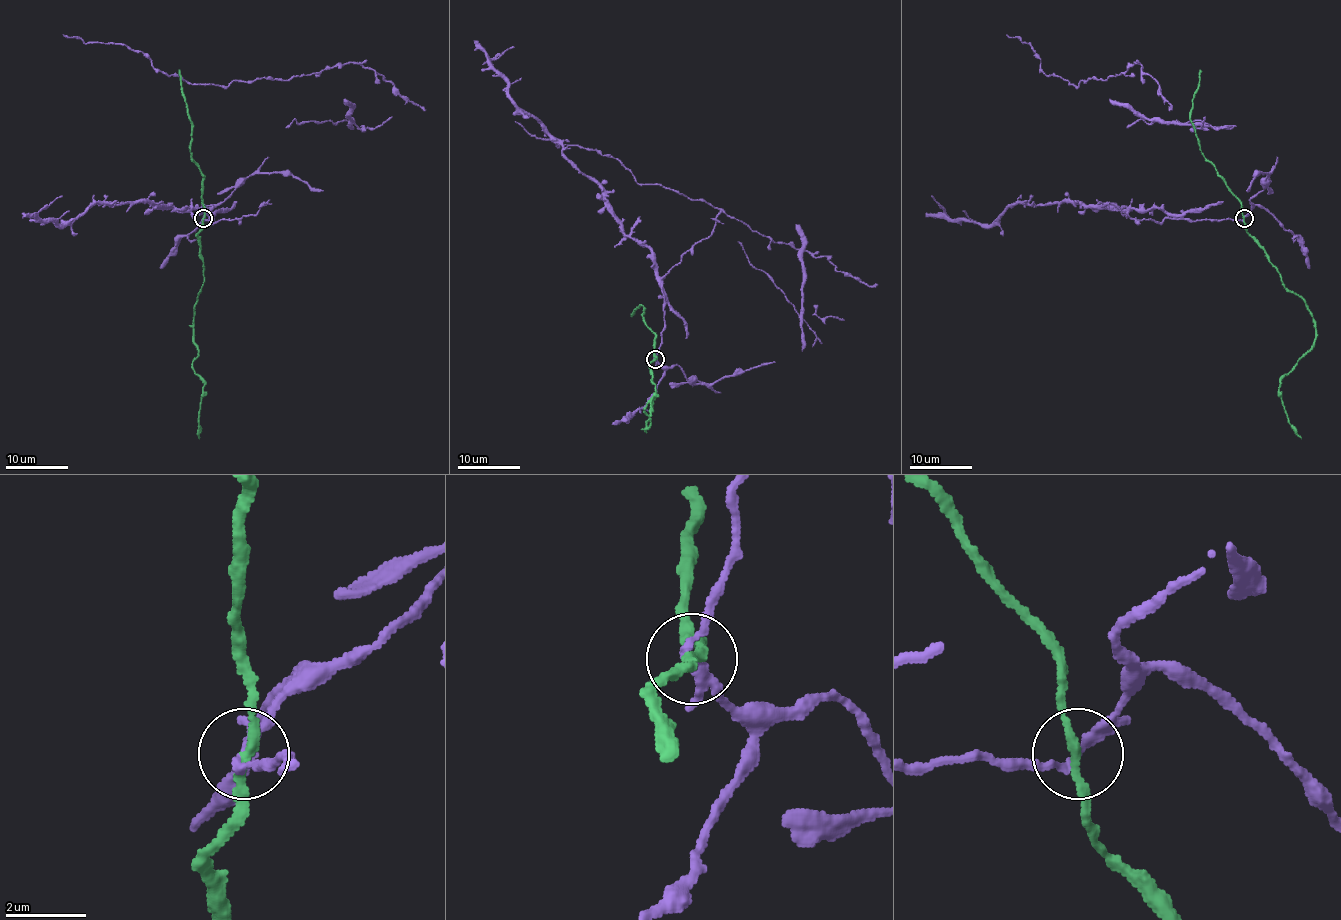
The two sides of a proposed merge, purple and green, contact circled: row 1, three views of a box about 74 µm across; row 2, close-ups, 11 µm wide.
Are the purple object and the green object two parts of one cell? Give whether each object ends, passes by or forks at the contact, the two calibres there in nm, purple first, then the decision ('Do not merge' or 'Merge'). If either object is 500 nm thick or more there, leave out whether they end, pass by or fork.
At the ring purple passes by. At the ring green passes by. Thickness 180 nm (purple) against 220 nm. Do not merge

